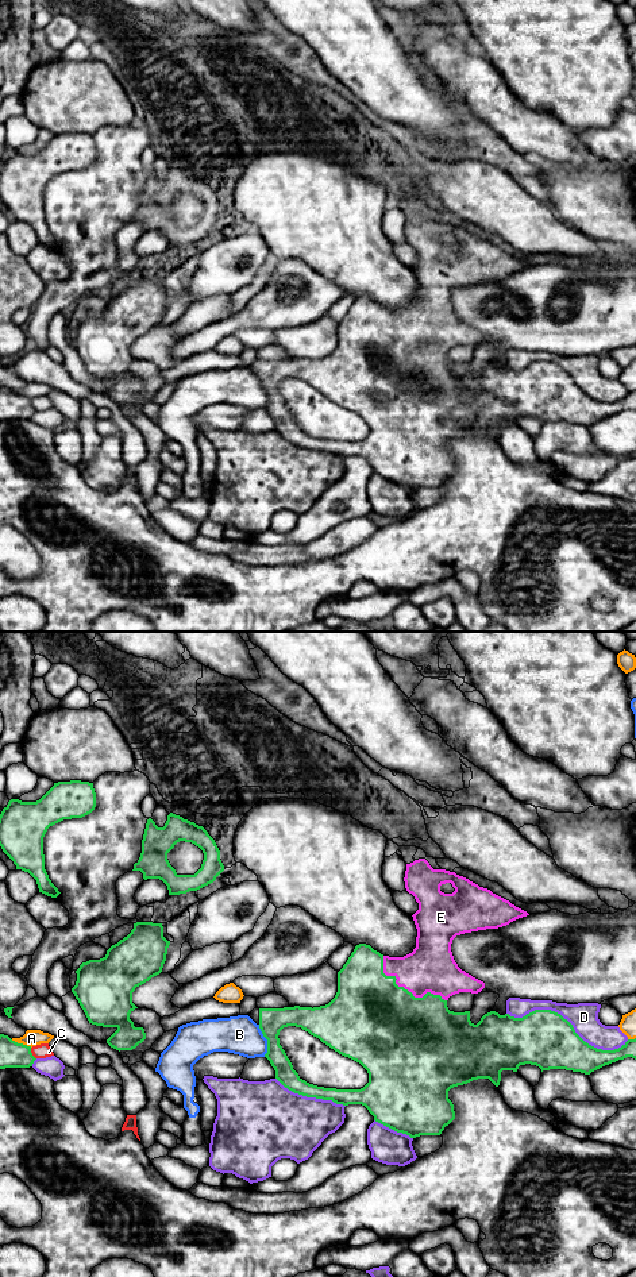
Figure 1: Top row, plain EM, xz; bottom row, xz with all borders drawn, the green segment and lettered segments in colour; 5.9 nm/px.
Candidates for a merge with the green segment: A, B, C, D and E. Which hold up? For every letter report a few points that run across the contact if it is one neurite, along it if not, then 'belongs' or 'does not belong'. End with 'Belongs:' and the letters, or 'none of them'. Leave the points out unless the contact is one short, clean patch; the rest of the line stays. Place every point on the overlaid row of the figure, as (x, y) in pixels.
A: does not belong
B: does not belong
C: does not belong
D: does not belong
E: belongs
Belongs: E

